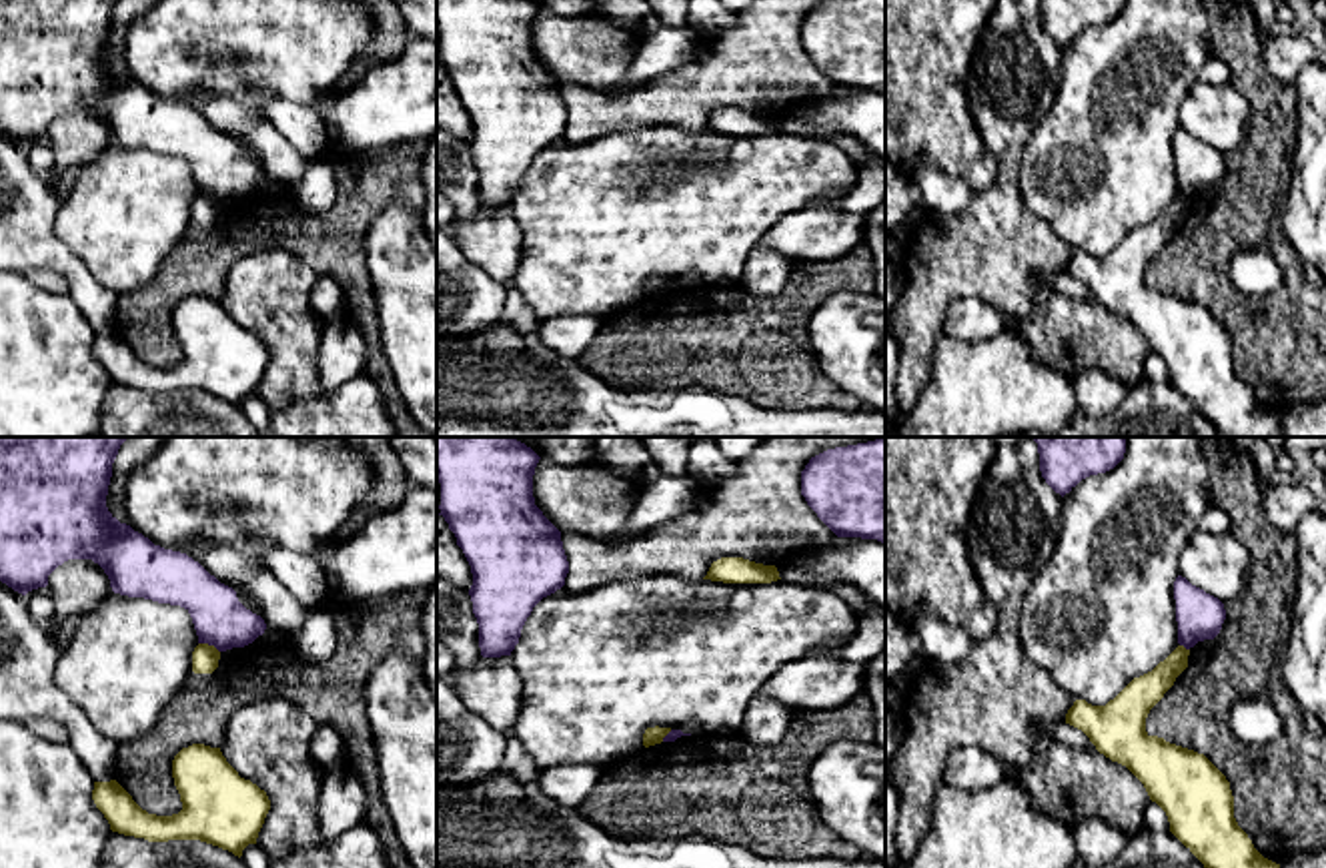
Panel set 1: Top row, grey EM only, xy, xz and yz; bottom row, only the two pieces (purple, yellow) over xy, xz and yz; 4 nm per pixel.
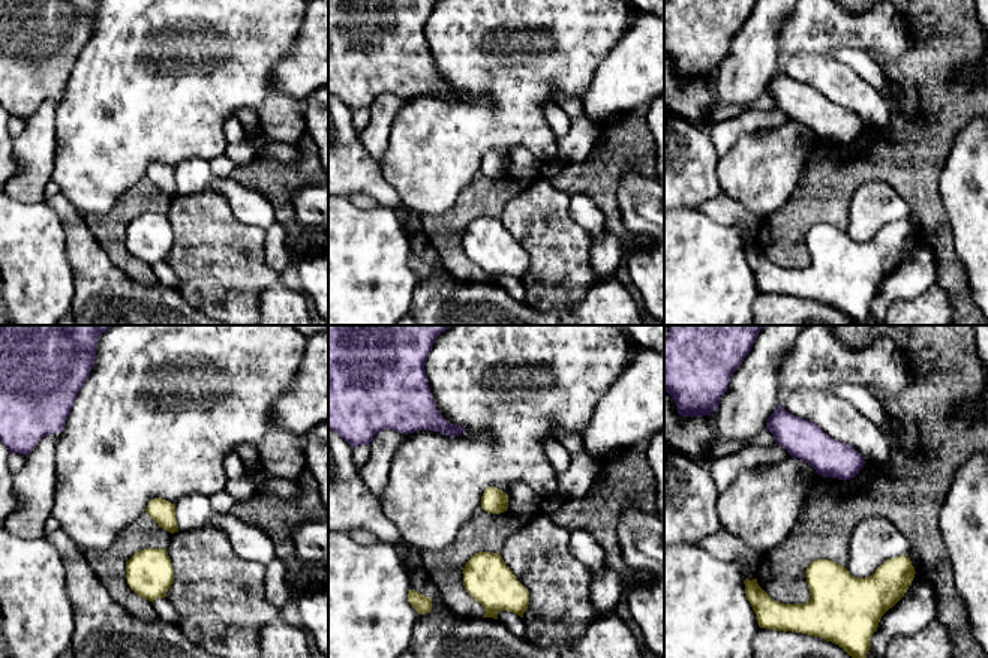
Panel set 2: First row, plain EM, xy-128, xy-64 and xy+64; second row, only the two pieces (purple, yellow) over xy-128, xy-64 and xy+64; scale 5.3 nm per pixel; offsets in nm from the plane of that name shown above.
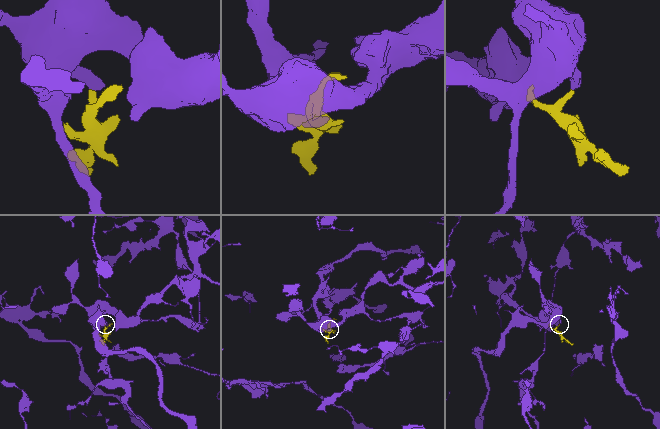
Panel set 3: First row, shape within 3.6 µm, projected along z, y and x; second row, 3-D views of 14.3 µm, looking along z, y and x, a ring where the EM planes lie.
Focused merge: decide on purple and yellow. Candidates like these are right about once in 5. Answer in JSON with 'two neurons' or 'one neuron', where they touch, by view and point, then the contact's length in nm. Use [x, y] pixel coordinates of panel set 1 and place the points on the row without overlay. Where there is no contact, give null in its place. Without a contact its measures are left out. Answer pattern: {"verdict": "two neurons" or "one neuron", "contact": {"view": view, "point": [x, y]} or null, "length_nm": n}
{"verdict": "two neurons", "contact": {"view": "xy", "point": [209, 195]}, "length_nm": 100}

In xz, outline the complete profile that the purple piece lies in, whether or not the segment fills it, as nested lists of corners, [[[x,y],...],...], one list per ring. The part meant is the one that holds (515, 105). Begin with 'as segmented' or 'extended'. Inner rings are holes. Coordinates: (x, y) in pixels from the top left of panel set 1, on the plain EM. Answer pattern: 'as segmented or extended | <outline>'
as segmented | [[[437,0],[439,66],[471,116],[469,146],[483,208],[511,206],[533,158],[561,140],[569,124],[561,82],[535,56],[533,26],[539,10],[533,0]]]

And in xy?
as segmented | [[[0,0],[0,132],[26,146],[46,138],[48,126],[64,112],[92,110],[108,126],[114,144],[184,158],[198,194],[214,196],[218,202],[252,194],[264,184],[266,174],[238,152],[232,138],[220,134],[186,104],[154,96],[108,62],[106,46],[116,6],[118,0]]]

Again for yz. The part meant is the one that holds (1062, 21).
as segmented | [[[1038,0],[1046,34],[1062,48],[1082,30],[1114,20],[1126,0]]]

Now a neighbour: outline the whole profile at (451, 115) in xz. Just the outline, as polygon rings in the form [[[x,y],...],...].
[[[437,66],[437,128],[467,142],[473,136],[471,116],[443,66]]]

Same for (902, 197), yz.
[[[885,158],[885,235],[893,235],[919,206],[919,188]]]

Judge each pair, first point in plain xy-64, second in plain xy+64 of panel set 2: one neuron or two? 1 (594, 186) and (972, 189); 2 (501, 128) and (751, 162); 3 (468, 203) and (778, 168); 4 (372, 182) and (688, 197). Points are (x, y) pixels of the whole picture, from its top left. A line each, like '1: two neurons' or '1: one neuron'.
1: two neurons
2: one neuron
3: two neurons
4: one neuron

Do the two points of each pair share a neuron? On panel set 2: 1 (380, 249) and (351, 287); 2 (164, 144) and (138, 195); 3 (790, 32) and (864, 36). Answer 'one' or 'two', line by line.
1: one
2: two
3: one

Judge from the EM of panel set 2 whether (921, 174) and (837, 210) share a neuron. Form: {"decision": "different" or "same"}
{"decision": "same"}

